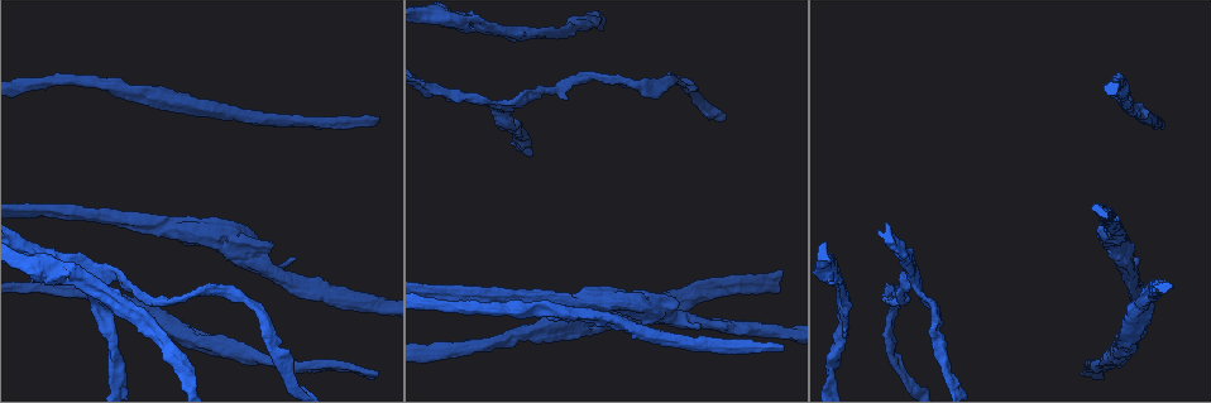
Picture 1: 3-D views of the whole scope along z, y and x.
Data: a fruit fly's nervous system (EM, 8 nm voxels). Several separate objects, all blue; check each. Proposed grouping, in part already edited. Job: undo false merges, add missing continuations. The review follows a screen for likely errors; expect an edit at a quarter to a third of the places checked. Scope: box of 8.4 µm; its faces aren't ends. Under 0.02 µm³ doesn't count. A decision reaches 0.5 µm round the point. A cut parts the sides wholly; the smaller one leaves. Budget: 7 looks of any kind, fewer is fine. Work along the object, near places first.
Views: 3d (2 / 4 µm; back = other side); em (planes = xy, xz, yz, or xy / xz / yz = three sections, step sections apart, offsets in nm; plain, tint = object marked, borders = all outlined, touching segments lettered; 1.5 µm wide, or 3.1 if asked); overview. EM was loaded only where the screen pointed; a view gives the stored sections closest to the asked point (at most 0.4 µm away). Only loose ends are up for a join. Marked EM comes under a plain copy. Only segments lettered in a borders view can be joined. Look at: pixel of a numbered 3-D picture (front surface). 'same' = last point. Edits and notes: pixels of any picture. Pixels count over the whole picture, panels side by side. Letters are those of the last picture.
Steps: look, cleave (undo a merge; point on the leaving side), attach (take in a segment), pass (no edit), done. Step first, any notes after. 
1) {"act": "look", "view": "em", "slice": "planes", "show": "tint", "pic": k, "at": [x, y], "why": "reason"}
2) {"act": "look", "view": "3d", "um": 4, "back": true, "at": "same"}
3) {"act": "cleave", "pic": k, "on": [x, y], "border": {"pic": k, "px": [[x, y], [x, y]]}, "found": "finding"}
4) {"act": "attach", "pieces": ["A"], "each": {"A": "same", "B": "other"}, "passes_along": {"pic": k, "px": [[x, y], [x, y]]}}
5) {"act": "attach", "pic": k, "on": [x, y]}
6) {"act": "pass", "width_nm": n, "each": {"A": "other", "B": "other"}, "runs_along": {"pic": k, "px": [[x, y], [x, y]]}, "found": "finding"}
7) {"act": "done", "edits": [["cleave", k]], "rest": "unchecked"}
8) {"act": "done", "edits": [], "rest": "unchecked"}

{"act": "look", "view": "3d", "um": 4, "back": true, "pic": 1, "at": [500, 107], "why": "three arms meet"}

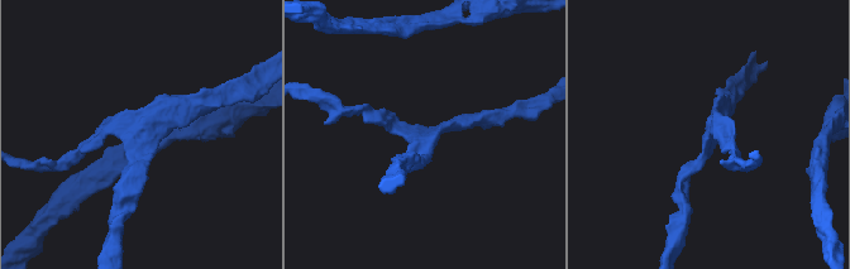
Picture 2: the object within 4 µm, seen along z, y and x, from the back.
{"act": "look", "view": "em", "slice": "xy", "step": 4, "show": "tint", "pic": 2, "at": [709, 126]}

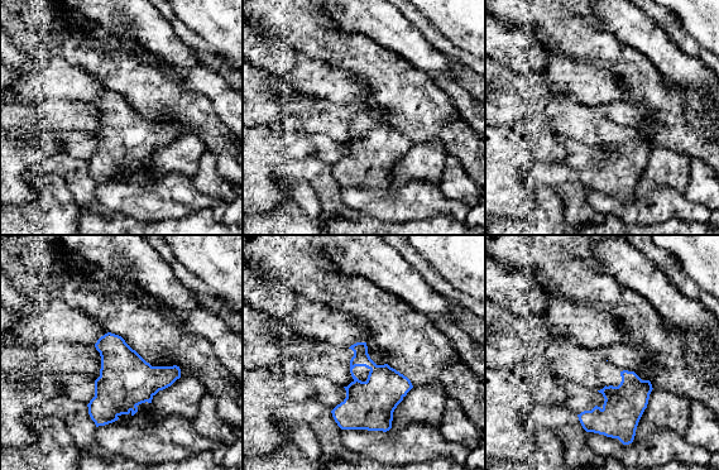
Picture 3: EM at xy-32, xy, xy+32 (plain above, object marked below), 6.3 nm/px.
{"act": "look", "view": "em", "slice": "planes", "show": "borders", "at": "same"}

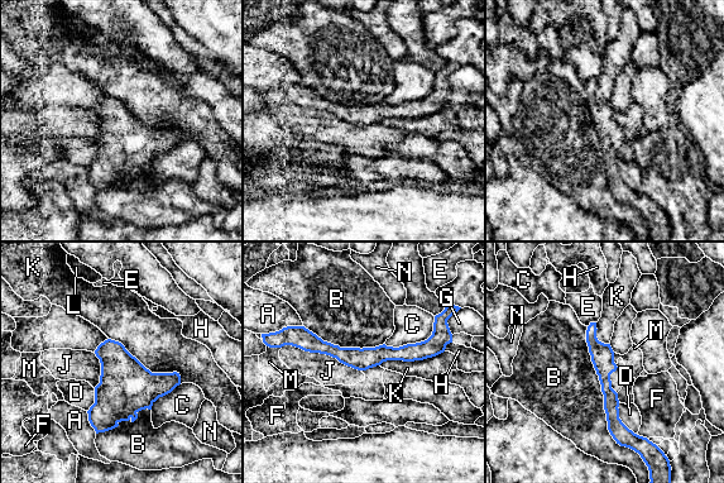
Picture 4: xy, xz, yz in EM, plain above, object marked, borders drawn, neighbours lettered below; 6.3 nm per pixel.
{"act": "pass", "each": {"A": "other", "B": "other", "C": "other", "D": "other", "E": "other", "F": "other", "G": "other", "H": "other", "J": "other", "K": "other", "L": "other", "M": "other", "N": "other"}, "runs_along": {"pic": 4, "px": [[292, 340], [344, 355], [439, 349]]}, "found": "all the same neuron"}

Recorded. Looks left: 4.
{"act": "look", "view": "em", "slice": "planes", "show": "borders", "pic": 1, "at": [780, 269], "why": "long arm stops here"}

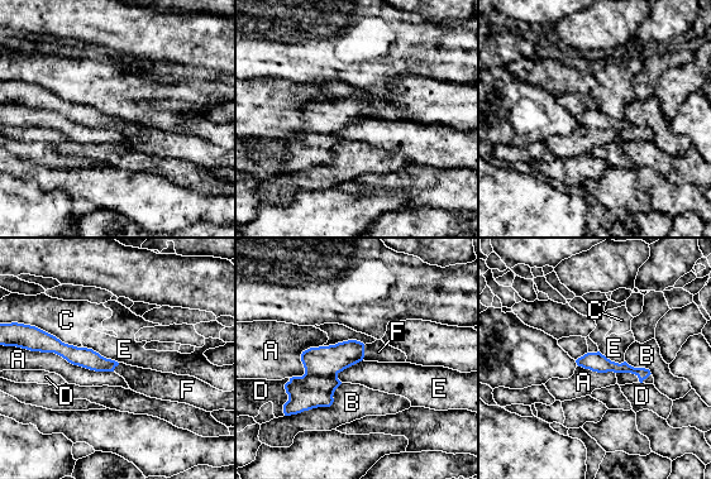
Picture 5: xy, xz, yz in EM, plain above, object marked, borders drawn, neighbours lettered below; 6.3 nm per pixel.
{"act": "attach", "pieces": ["F"], "longest_contact_nm": ["A", 550], "each": {"A": "other", "B": "other", "C": "other", "D": "other", "E": "other", "F": "same"}, "passes_along": {"pic": 5, "px": [[596, 362], [629, 372], [623, 378]]}, "found": "the neuron continues"}

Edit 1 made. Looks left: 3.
{"act": "look", "view": "overview", "why": "see it whole again"}

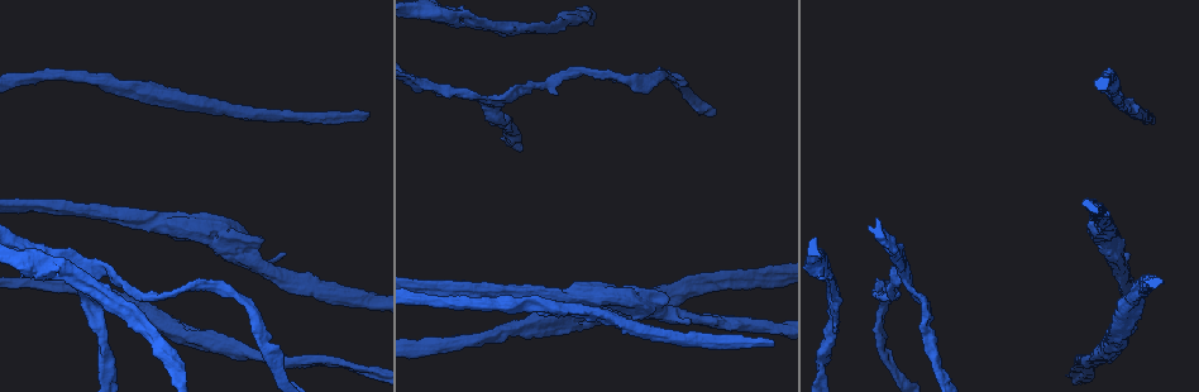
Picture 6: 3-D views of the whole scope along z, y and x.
{"act": "look", "view": "em", "slice": "planes", "show": "tint", "pic": 6, "at": [1103, 355], "why": "calibre changes"}

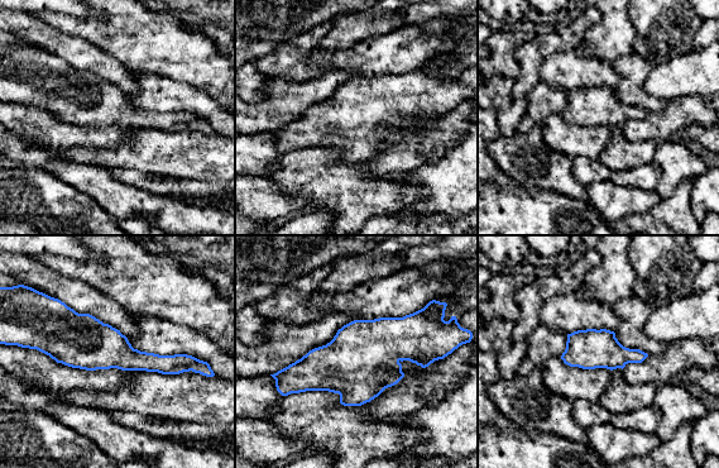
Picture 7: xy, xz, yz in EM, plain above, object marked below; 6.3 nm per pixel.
{"act": "look", "view": "em", "slice": "planes", "show": "borders", "at": "same", "why": "see the neighbours"}

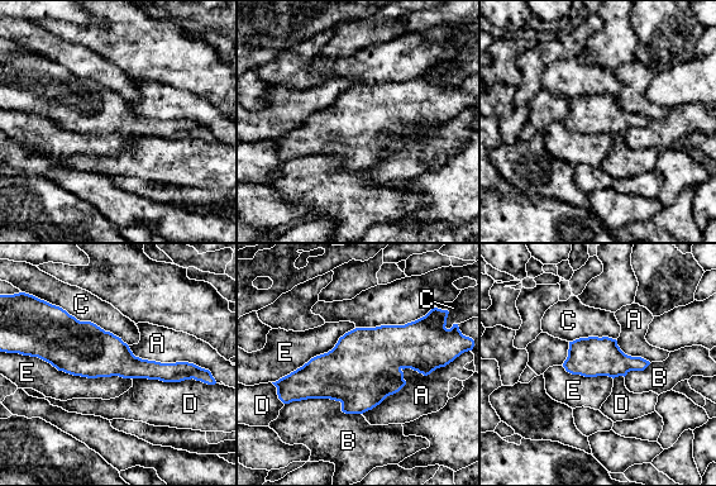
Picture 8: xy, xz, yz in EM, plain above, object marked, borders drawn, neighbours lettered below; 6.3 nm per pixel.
{"act": "pass", "each": {"A": "other", "B": "other", "C": "other", "D": "other", "E": "other"}, "border": {"pic": 8, "px": [[28, 355], [74, 375], [130, 379]]}, "found": "continuous, no second neuron"}

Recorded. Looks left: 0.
{"act": "done", "edits": [["attach", 5]], "rest": "unchecked"}

